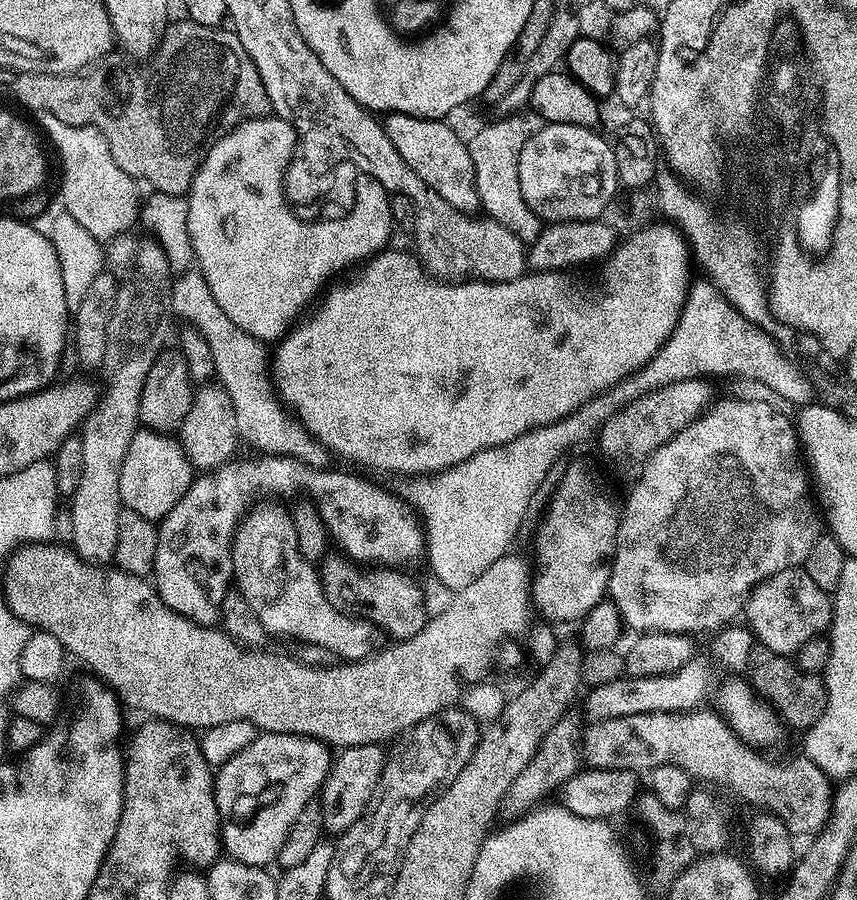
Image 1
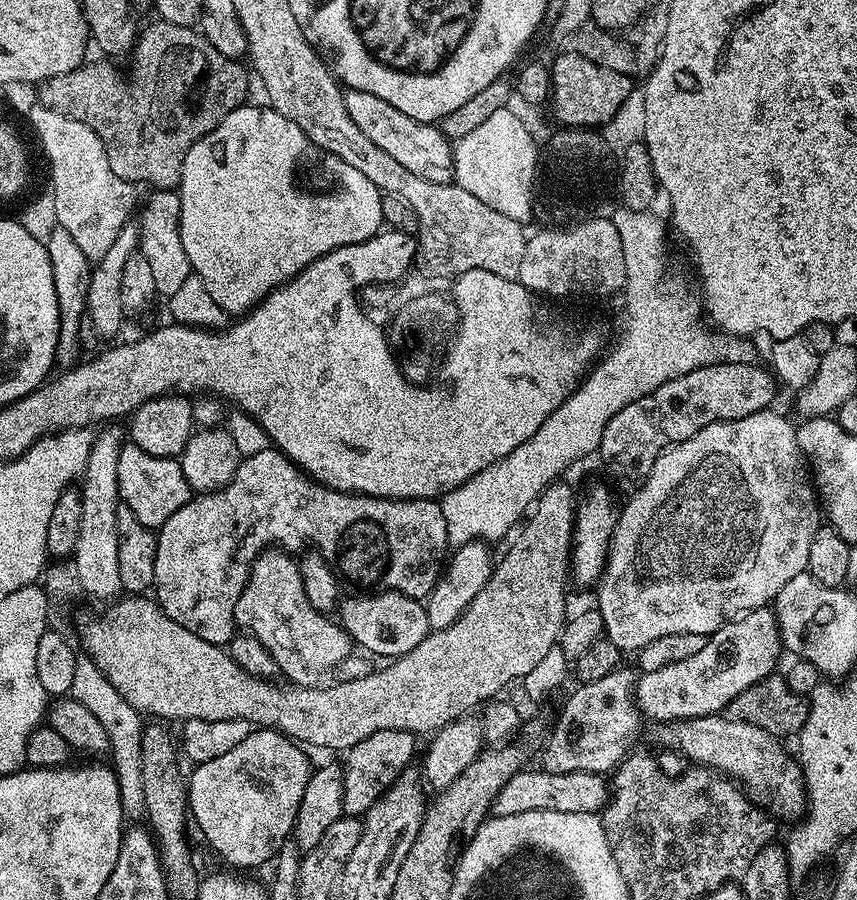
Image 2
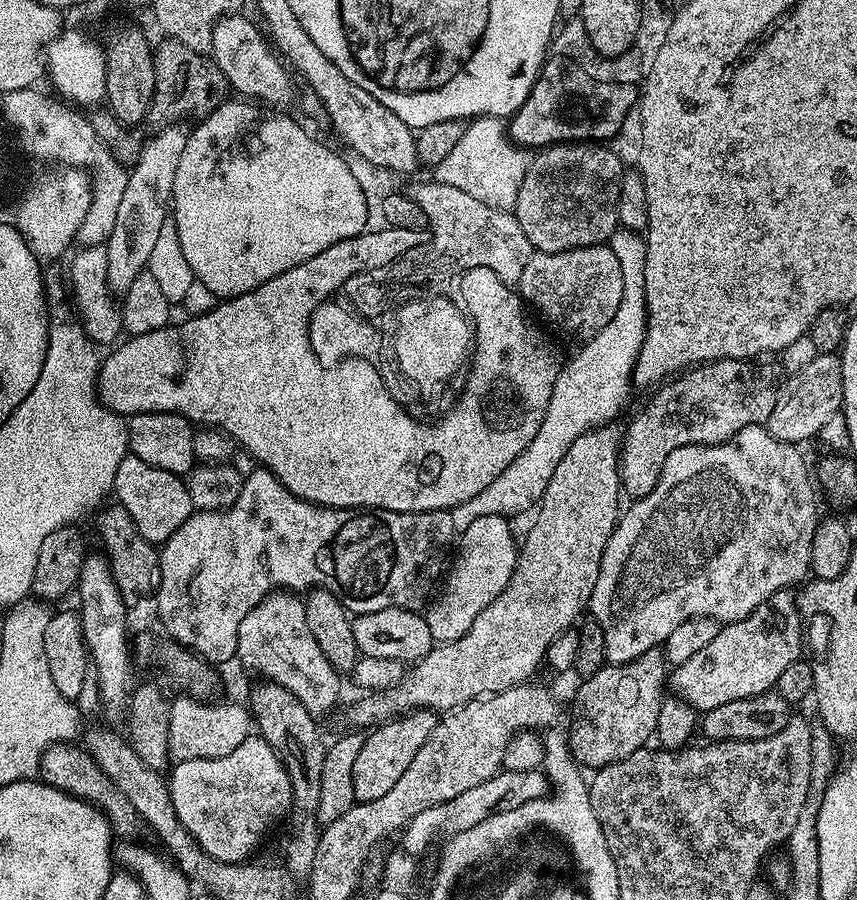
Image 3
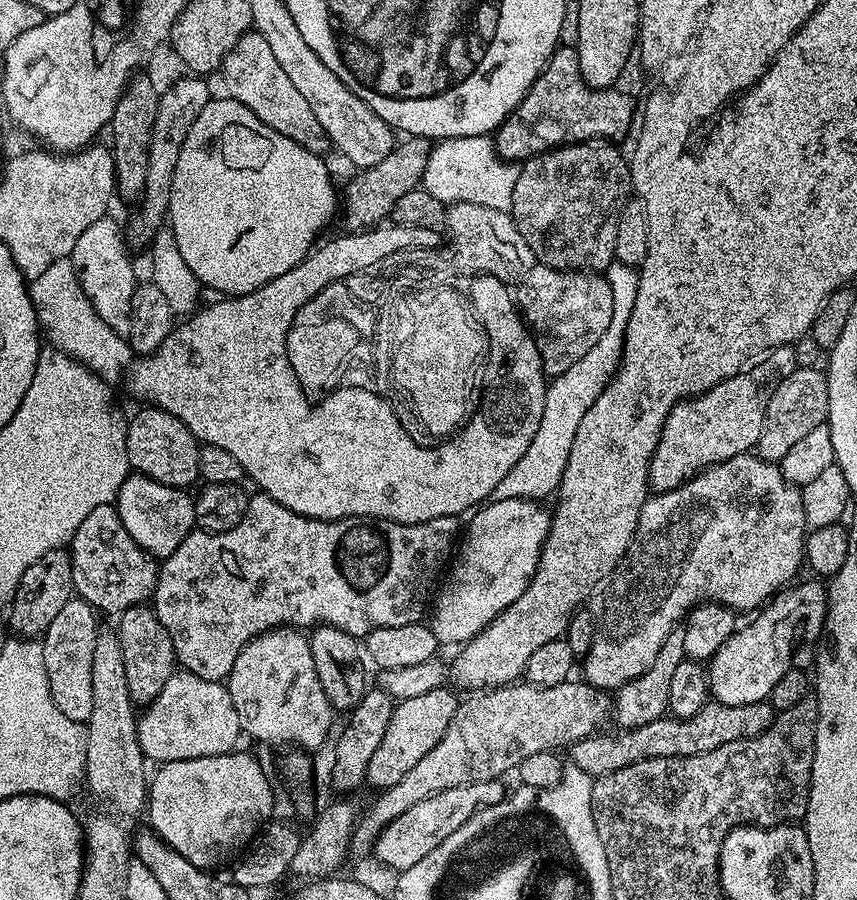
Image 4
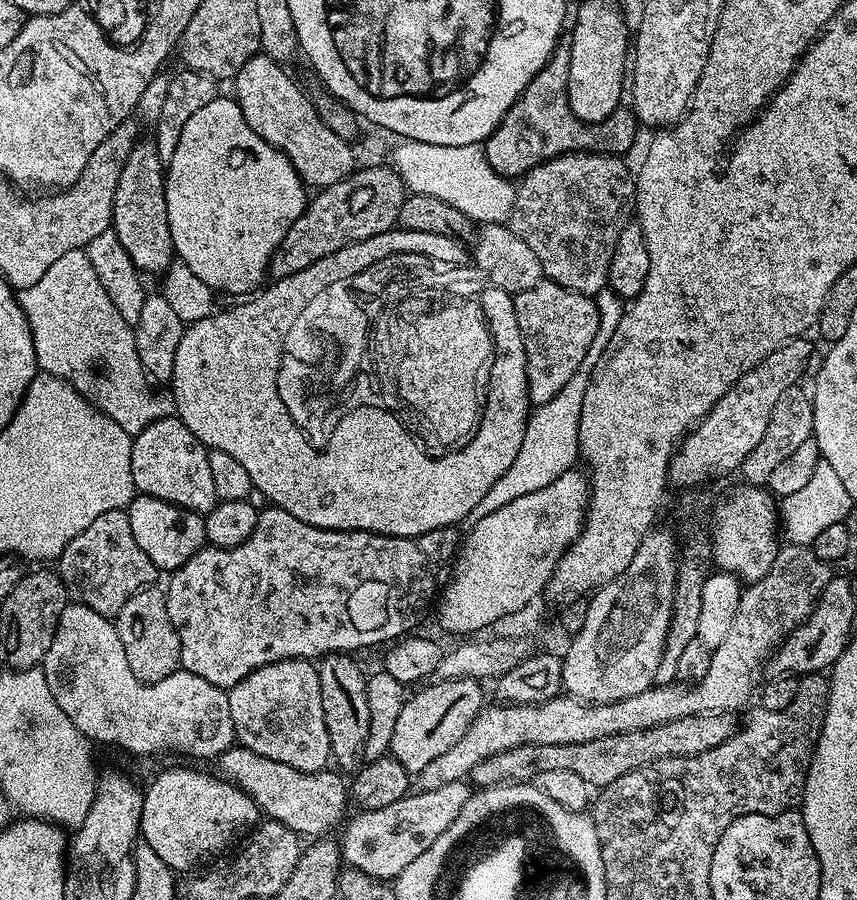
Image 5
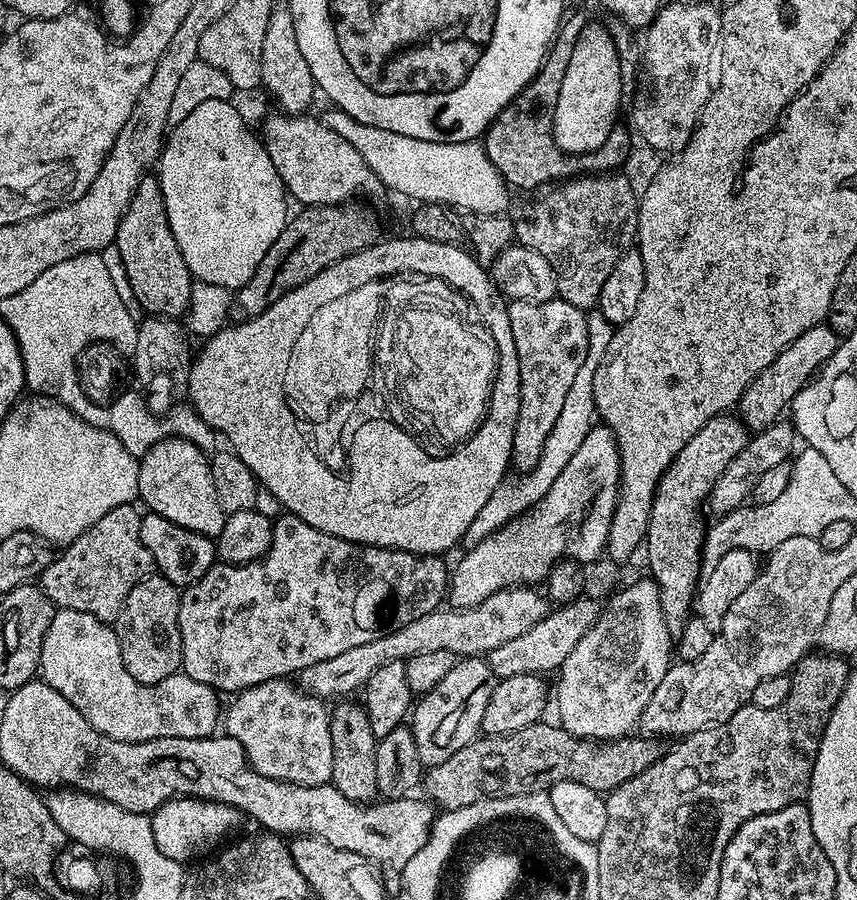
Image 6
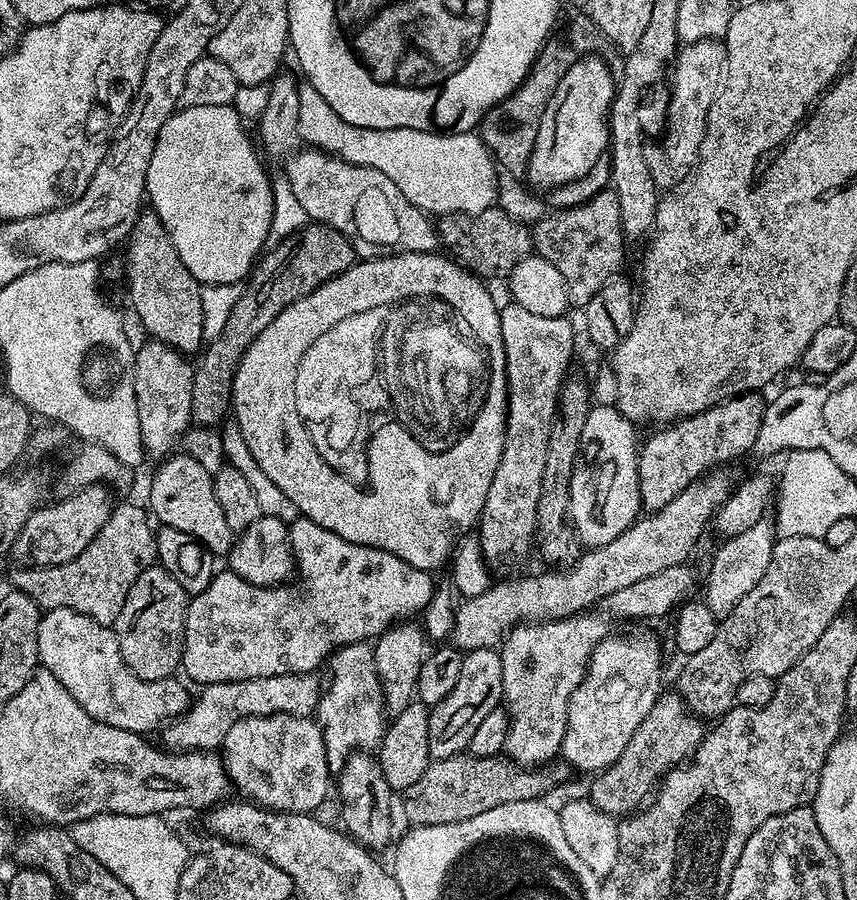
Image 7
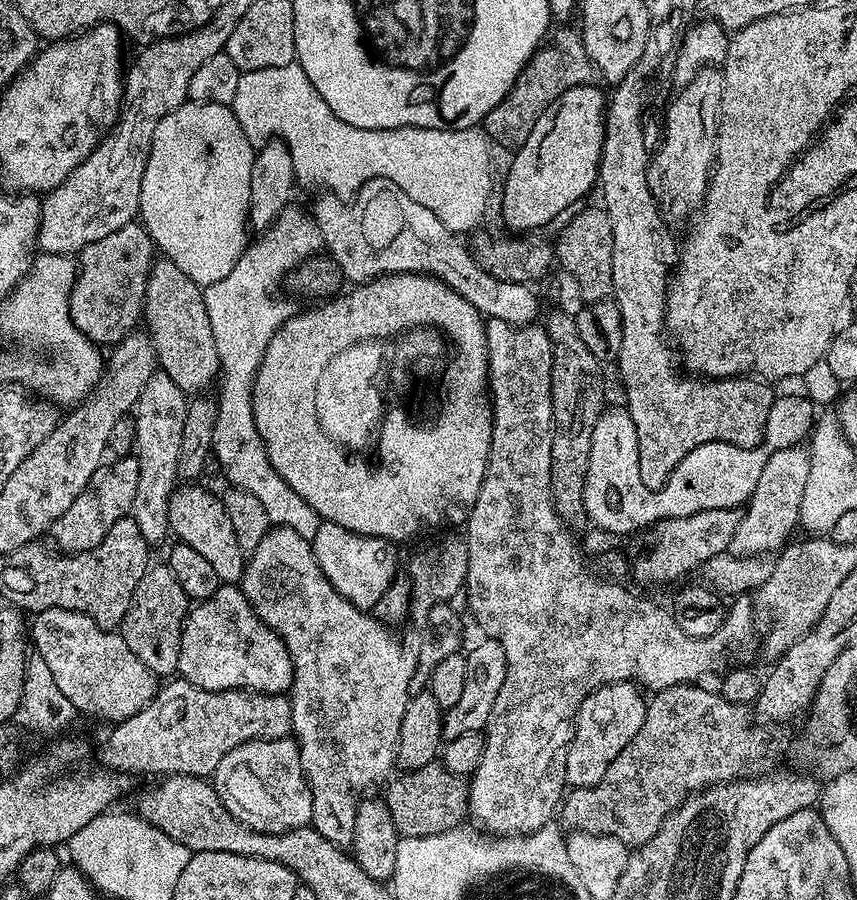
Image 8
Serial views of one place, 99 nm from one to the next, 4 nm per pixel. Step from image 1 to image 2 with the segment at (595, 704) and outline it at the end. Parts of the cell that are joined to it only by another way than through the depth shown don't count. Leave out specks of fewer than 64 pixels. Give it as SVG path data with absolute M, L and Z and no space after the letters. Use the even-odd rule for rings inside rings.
M765 606L752 612L745 612L743 616L729 620L707 637L698 654L693 654L691 658L682 658L682 662L662 666L662 670L640 672L636 682L636 706L640 709L641 717L648 719L649 716L652 720L664 720L660 722L715 716L723 713L729 702L738 698L738 694L742 694L742 690L750 690L750 686L773 675L777 671L776 663L780 660L780 652L782 653L782 641L775 611Z

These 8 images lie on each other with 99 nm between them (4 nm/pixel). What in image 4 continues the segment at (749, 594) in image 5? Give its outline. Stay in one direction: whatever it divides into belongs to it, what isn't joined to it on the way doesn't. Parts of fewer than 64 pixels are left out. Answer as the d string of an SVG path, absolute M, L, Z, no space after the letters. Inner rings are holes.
M569 678L552 688L540 687L527 682L513 682L491 690L480 690L469 700L460 700L454 718L450 718L450 726L446 726L446 734L442 734L442 742L424 755L415 766L406 773L406 778L398 782L398 786L390 786L379 793L380 796L368 808L368 813L361 815L356 821L356 829L352 831L351 855L364 856L373 851L377 838L384 833L384 828L398 818L398 814L406 814L410 806L438 794L442 790L450 790L454 786L466 786L470 782L486 782L507 777L507 772L519 769L523 760L530 754L551 752L553 750L571 749L572 745L597 731L596 728L610 716L610 696L607 691L592 687L587 682Z

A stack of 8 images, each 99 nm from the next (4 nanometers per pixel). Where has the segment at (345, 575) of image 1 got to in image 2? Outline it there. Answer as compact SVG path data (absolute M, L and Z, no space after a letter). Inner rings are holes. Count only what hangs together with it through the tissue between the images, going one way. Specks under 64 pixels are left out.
M377 591L375 594L356 595L360 596L352 596L349 600L348 597L341 599L338 605L338 623L357 649L373 657L395 658L414 650L418 642L427 638L430 631L428 609L421 601L400 592Z

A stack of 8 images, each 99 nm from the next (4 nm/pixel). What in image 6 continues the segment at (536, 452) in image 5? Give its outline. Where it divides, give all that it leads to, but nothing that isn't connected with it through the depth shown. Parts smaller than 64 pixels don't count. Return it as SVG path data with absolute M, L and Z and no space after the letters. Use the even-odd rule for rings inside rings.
M599 310L589 311L587 318L588 353L586 362L582 362L582 370L578 370L578 375L574 377L574 382L566 394L566 402L562 402L562 410L558 413L558 422L554 422L554 428L550 430L546 442L542 446L542 454L538 458L538 462L526 473L505 478L498 486L498 490L494 490L494 494L490 494L486 506L482 506L482 510L478 510L474 522L470 522L470 530L466 530L463 543L468 548L478 546L478 542L482 542L487 536L496 532L503 524L510 523L521 513L533 508L542 498L546 498L550 486L554 486L555 480L558 479L558 474L562 474L562 470L566 470L570 458L574 458L578 446L582 446L586 434L590 434L590 430L594 427L594 421L597 419L596 403L594 402L594 374L600 365L600 359L610 342L614 328Z

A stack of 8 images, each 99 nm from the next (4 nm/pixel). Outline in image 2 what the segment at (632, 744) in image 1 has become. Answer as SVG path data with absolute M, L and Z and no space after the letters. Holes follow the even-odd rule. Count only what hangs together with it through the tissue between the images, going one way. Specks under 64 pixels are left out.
M724 714L715 716L699 716L693 720L673 720L660 732L661 745L667 746L673 752L680 752L696 766L714 768L730 780L743 786L748 795L767 810L777 821L796 822L803 817L808 807L808 791L804 785L804 772L800 768L800 761L795 755L788 756L781 741L771 736L762 726L750 726L750 722L738 722Z

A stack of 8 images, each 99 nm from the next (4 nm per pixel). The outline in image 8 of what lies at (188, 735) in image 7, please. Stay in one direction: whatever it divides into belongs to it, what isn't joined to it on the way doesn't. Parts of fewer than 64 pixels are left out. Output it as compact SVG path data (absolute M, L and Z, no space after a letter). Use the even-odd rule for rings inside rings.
M172 678L165 684L168 685L166 685L165 688L163 685L163 687L157 691L156 697L142 710L138 710L138 714L134 714L130 718L119 721L119 723L113 727L116 729L105 738L104 745L100 748L99 763L103 765L103 767L108 768L111 772L123 772L125 774L133 774L132 772L153 772L156 778L163 778L169 774L173 776L203 776L208 778L211 777L212 772L218 766L218 762L222 762L222 758L226 758L226 754L230 754L230 750L234 750L234 746L245 744L251 740L282 740L292 731L292 702L287 695L279 692L254 692L251 690L241 690L239 688L235 688L229 692L211 692L210 690L202 690L183 678Z

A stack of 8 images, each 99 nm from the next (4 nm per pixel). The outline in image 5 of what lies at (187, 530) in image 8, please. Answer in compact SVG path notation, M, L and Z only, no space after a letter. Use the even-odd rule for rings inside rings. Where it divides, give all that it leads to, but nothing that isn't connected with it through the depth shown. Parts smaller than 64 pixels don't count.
M173 414L158 418L146 430L132 437L130 450L130 474L134 474L134 486L141 496L162 498L179 508L207 514L218 502L214 477L210 474L209 449L190 430L180 417Z

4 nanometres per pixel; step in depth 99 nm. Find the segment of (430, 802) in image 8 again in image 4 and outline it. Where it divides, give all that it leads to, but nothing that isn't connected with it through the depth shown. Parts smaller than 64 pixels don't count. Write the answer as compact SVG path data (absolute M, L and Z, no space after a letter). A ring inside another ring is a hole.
M763 700L746 706L726 706L709 702L702 706L702 710L698 710L698 714L694 714L694 718L661 718L646 726L617 731L617 736L588 736L572 745L570 760L594 778L605 776L614 774L614 770L622 770L622 766L630 766L634 762L650 758L697 756L703 752L718 750L718 746L726 746L726 742L738 742L761 736L772 725L773 719L772 705Z

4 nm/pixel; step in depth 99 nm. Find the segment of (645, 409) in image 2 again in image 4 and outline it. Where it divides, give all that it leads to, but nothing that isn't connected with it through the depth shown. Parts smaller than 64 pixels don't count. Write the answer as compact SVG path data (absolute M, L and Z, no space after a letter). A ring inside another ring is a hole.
M795 347L773 348L759 362L718 382L718 386L706 390L701 396L676 404L662 426L658 446L648 467L649 489L656 494L669 492L710 466L751 453L760 440L766 406L774 390L778 390L782 381L790 378L797 367Z

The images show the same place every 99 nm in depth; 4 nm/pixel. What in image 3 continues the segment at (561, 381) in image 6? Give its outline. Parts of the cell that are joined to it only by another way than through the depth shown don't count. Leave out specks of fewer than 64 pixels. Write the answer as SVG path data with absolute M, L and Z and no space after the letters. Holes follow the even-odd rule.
M607 244L582 246L581 248L568 249L565 252L546 253L533 251L526 262L526 270L522 270L522 278L518 291L533 309L537 308L546 319L568 332L573 332L579 338L592 336L618 311L622 302L622 266L618 262L614 250Z

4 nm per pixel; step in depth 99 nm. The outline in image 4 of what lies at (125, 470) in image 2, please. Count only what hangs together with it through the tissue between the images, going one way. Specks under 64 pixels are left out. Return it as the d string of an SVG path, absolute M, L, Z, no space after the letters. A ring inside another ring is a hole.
M132 472L122 482L114 501L114 507L116 513L122 518L122 526L126 526L130 538L138 542L140 549L153 558L163 558L174 554L174 550L178 550L178 546L182 546L182 542L186 542L186 538L197 527L196 501L188 495L189 493L183 488L166 486L162 482L154 482L154 478L143 476L141 472Z

